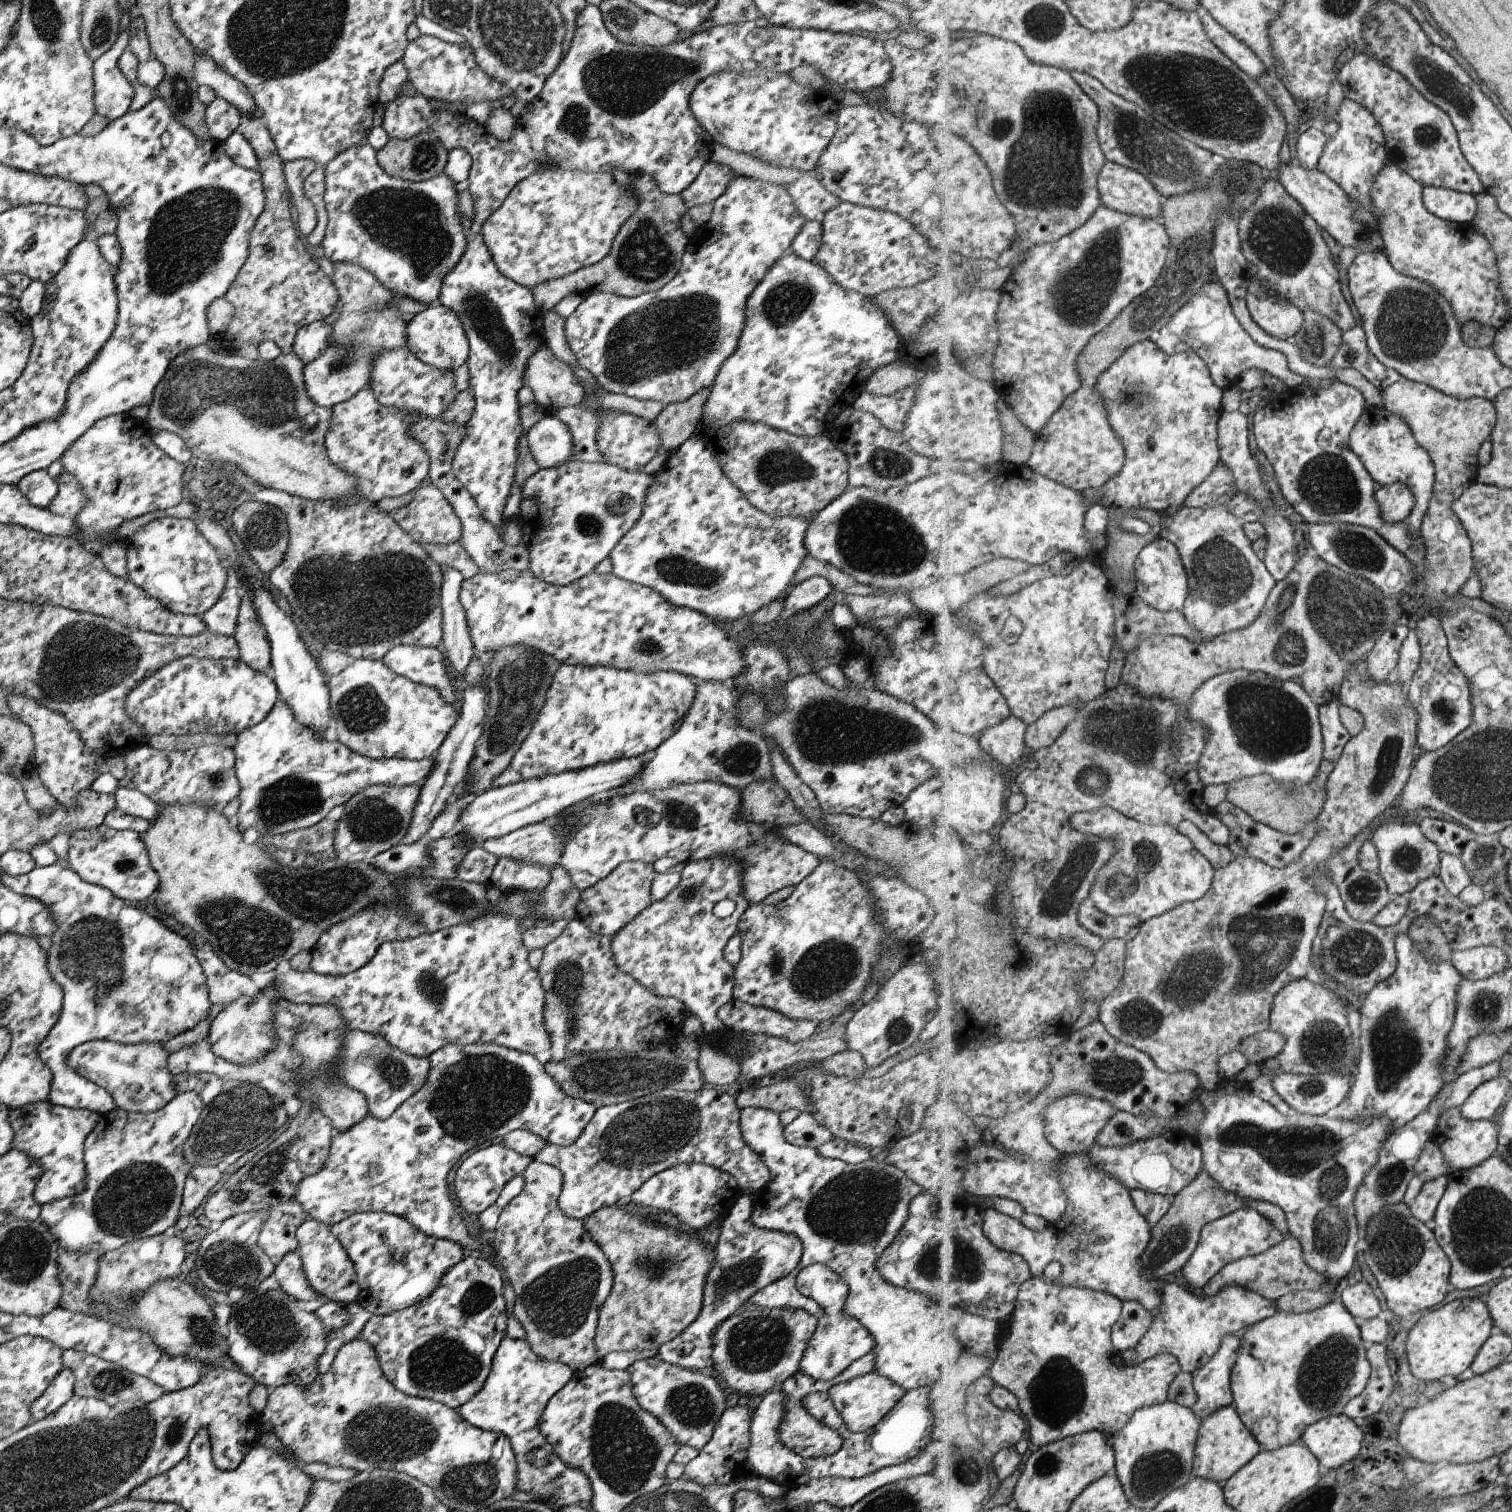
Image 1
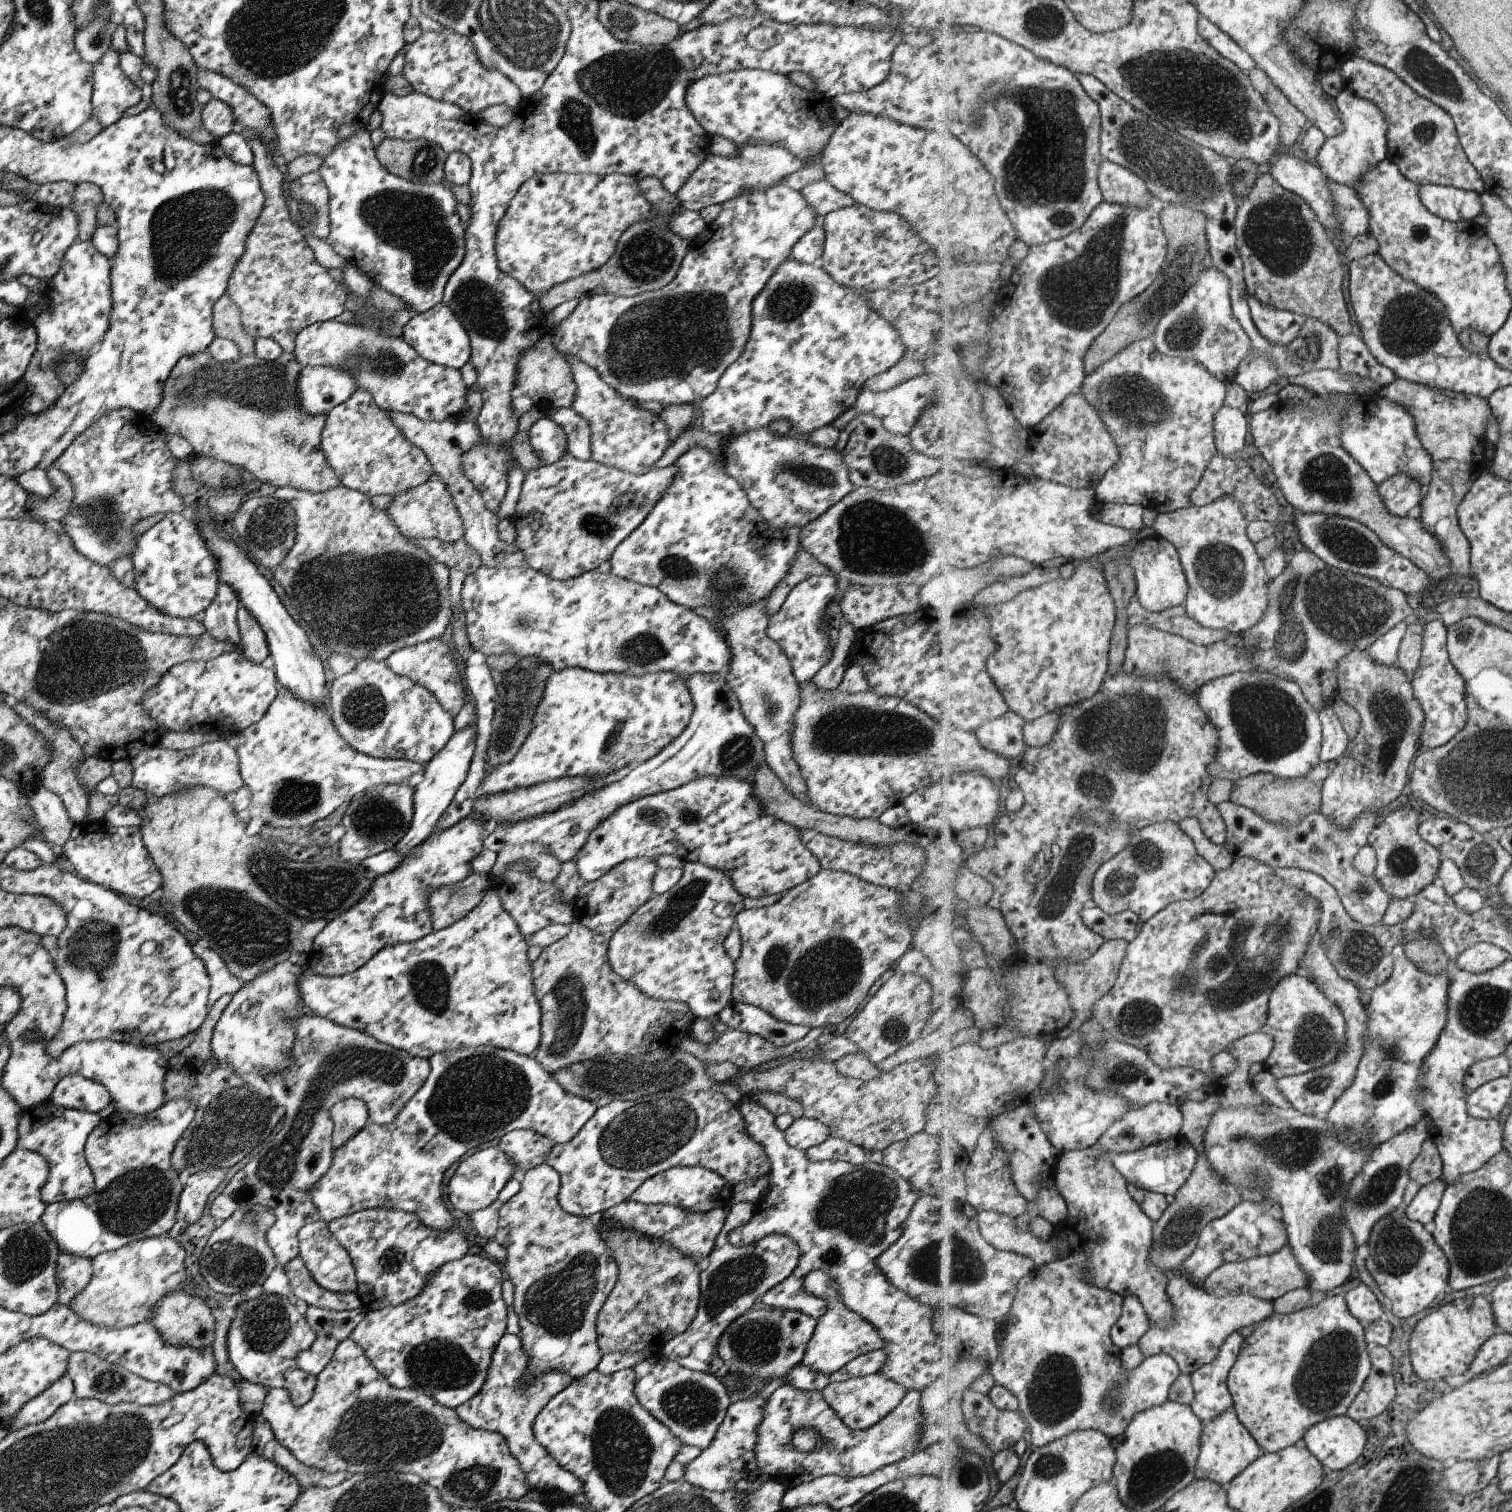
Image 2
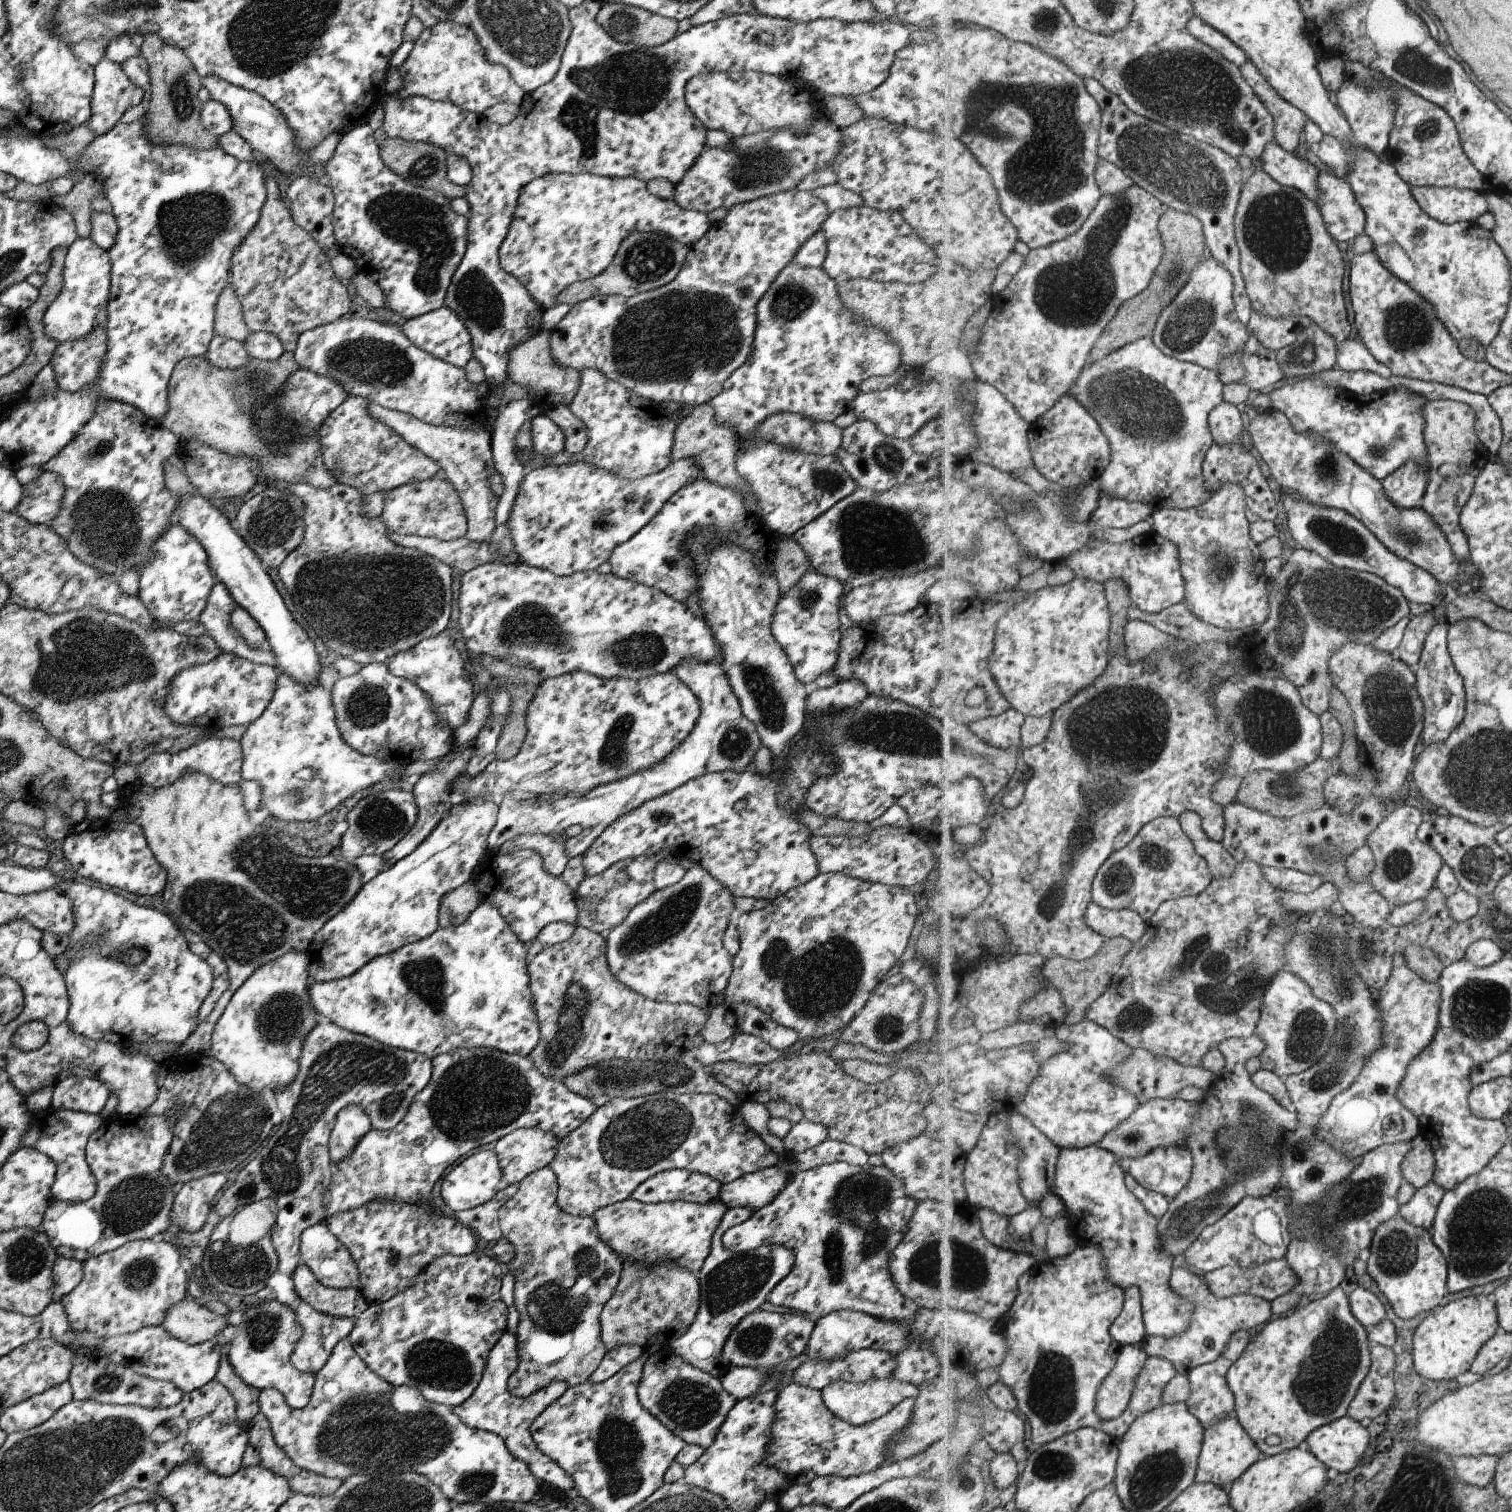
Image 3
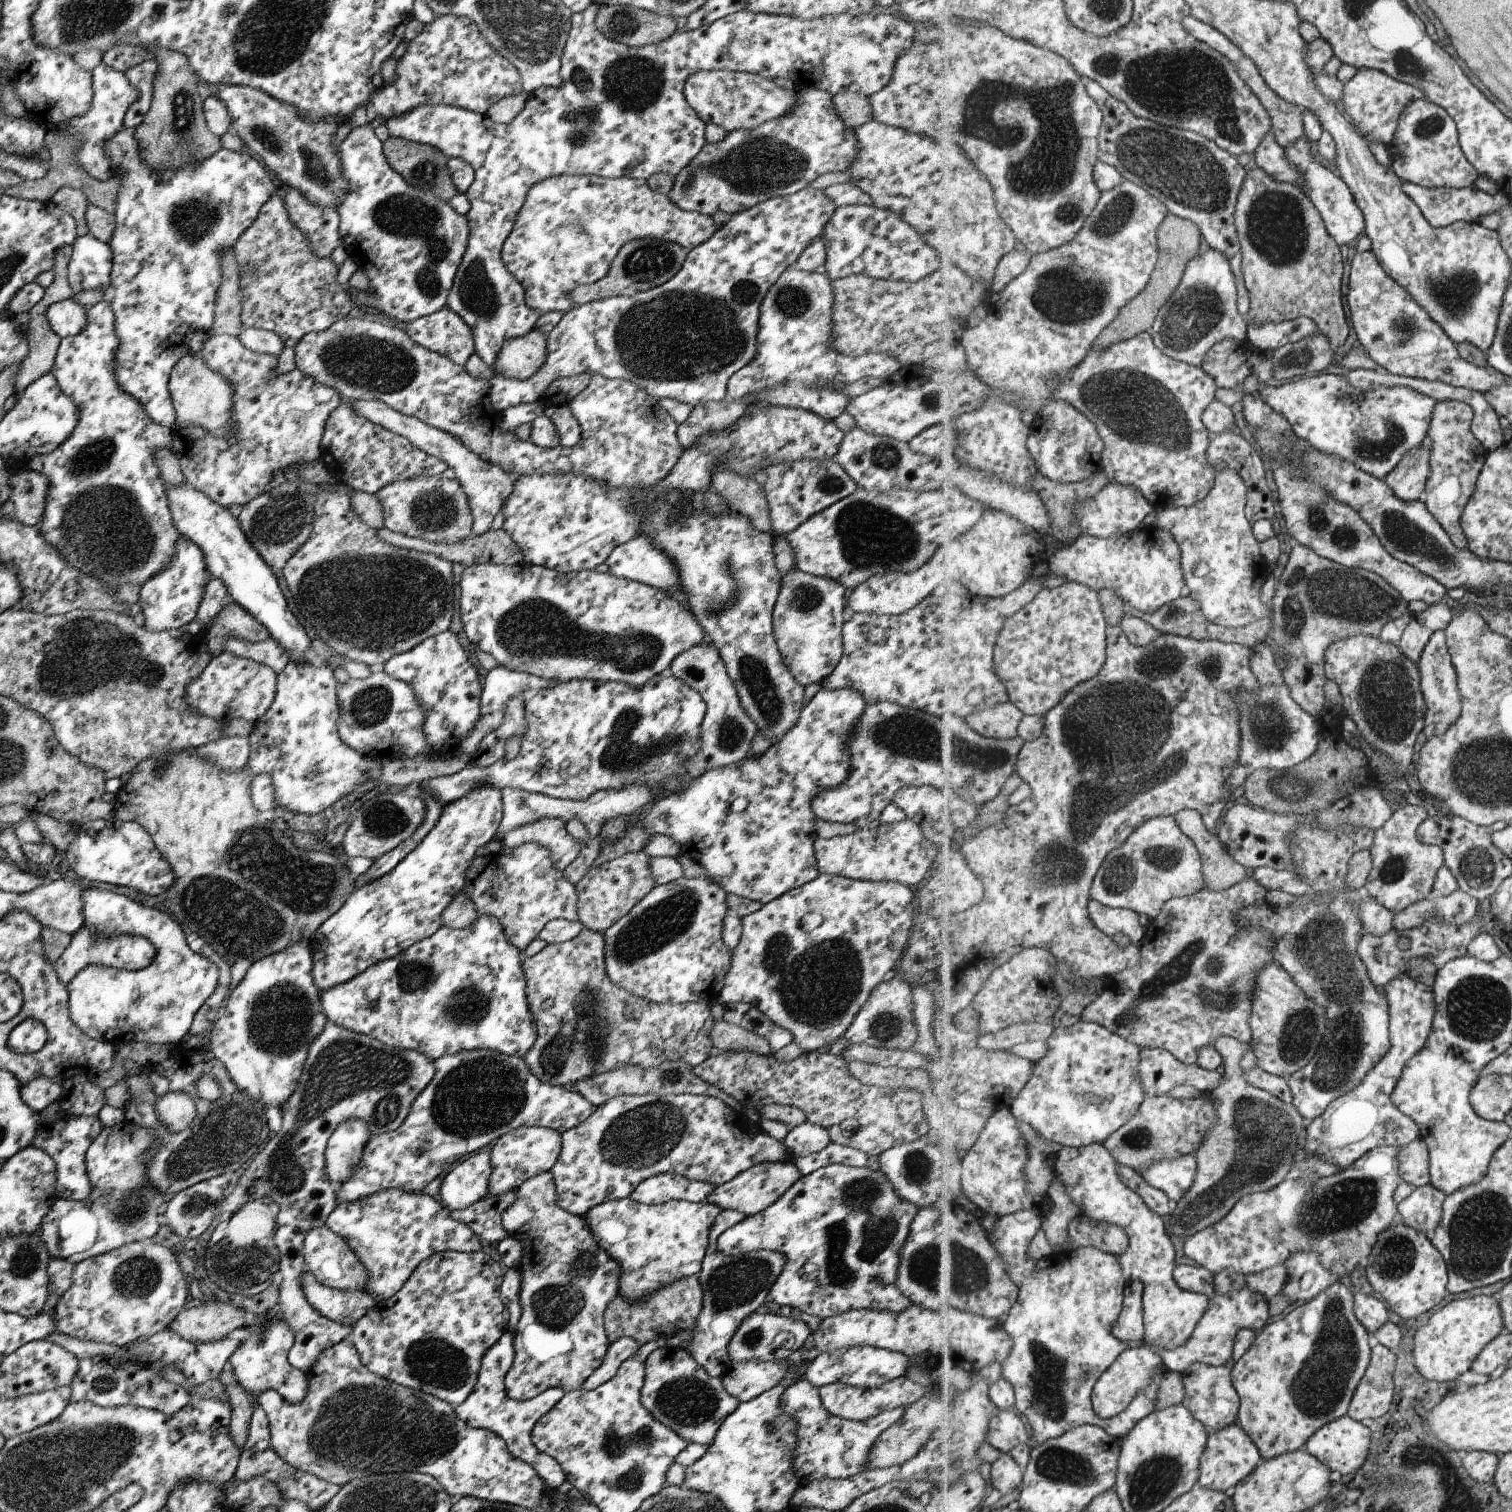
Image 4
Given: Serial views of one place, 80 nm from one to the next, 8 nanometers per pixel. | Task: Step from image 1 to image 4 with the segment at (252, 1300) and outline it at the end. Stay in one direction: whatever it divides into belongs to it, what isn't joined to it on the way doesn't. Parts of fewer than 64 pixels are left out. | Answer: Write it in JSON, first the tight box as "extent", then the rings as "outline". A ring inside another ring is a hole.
{"extent":[227,1311,309,1404],"outline":[[[267,1311],[250,1315],[244,1328],[249,1332],[249,1336],[239,1341],[239,1348],[233,1350],[233,1354],[227,1358],[227,1368],[235,1376],[237,1384],[254,1395],[270,1389],[277,1392],[287,1404],[301,1402],[307,1392],[309,1380],[308,1374],[296,1370],[286,1360],[286,1354],[293,1344],[293,1332],[289,1330],[289,1326],[281,1320],[278,1313],[275,1318],[270,1319]]]}

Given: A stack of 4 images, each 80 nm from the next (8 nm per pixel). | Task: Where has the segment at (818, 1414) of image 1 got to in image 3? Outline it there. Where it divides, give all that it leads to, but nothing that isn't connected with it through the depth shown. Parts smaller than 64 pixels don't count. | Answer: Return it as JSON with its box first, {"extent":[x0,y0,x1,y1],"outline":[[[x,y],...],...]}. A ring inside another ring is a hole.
{"extent":[764,1381,913,1486],"outline":[[[786,1381],[784,1386],[779,1388],[776,1402],[773,1403],[774,1421],[770,1424],[770,1441],[764,1448],[764,1461],[785,1475],[788,1486],[807,1484],[815,1477],[854,1477],[869,1472],[885,1463],[884,1454],[888,1453],[892,1438],[908,1423],[913,1403],[912,1398],[903,1399],[879,1418],[855,1426],[833,1416],[833,1413],[825,1408],[817,1389]]]}

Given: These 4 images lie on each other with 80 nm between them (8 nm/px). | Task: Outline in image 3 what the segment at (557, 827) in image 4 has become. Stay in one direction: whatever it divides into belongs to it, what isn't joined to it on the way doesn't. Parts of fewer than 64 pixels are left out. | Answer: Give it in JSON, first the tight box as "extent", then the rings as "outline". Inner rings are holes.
{"extent":[499,833,570,875],"outline":[[[525,833],[514,839],[505,841],[499,848],[499,855],[510,857],[512,852],[521,849],[531,849],[542,856],[544,869],[552,875],[559,875],[566,868],[569,860],[564,849],[564,839],[570,833],[560,835],[544,835],[541,833]]]}

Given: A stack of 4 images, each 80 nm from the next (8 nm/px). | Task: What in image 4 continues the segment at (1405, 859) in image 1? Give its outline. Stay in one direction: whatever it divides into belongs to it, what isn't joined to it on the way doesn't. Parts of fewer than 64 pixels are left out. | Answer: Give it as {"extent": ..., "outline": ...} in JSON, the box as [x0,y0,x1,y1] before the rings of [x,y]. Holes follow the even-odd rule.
{"extent":[1366,805,1445,913],"outline":[[[1406,805],[1395,811],[1391,819],[1375,832],[1373,848],[1370,849],[1373,870],[1366,888],[1373,898],[1387,906],[1393,913],[1401,913],[1409,906],[1429,898],[1433,892],[1437,874],[1445,868],[1444,852],[1439,846],[1421,843],[1419,826],[1432,815],[1428,806]]]}

